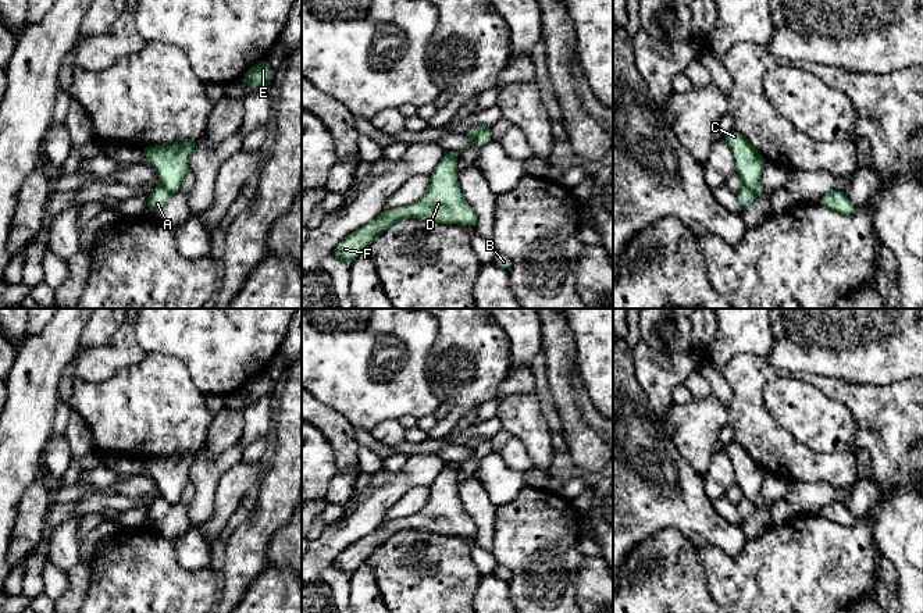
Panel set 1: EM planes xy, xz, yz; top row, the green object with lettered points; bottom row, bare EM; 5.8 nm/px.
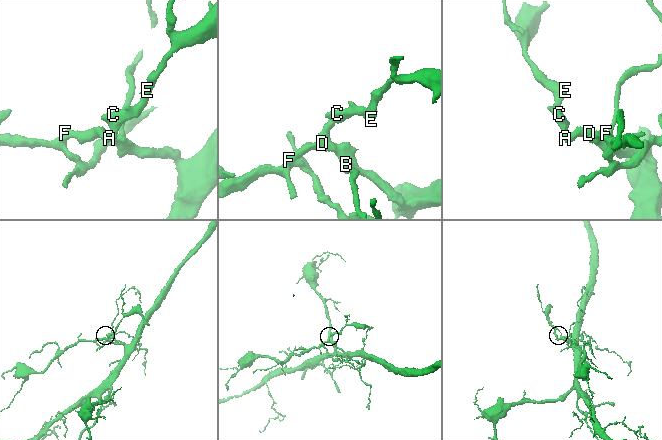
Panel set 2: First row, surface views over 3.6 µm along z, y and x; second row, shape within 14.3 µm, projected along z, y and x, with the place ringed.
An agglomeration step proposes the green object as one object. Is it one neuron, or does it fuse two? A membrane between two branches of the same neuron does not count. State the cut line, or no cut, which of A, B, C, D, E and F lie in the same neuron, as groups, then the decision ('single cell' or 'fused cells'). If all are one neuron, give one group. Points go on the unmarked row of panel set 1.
cut in xz along (485, 438), (473, 452); A B D F / C E; fused cells

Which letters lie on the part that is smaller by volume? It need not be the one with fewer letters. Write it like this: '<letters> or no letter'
C, E

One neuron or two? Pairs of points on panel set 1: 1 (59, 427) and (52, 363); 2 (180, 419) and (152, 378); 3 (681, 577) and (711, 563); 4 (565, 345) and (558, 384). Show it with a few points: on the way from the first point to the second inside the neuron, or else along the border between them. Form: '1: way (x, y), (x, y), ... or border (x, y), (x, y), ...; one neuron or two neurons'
1: border (60, 402), (50, 435); two neurons
2: way (170, 409), (157, 396), (157, 388); one neuron
3: border (697, 548), (706, 590), (712, 598); two neurons
4: way (560, 355), (560, 374); one neuron

